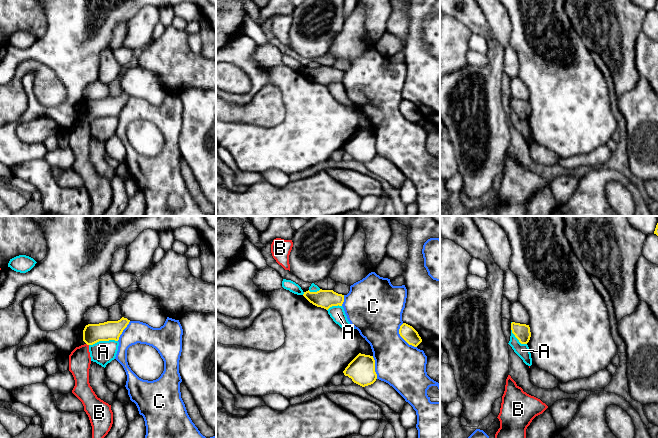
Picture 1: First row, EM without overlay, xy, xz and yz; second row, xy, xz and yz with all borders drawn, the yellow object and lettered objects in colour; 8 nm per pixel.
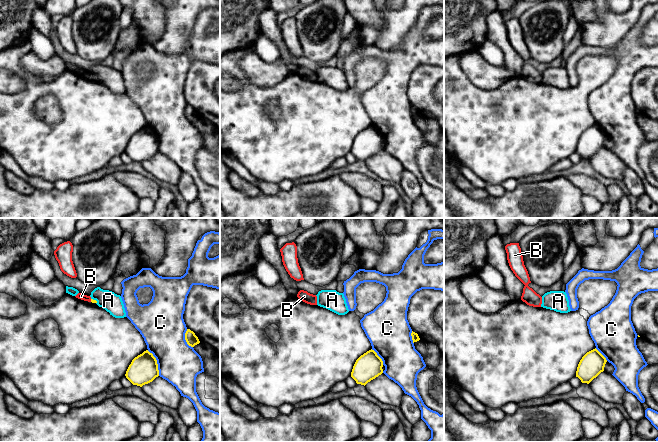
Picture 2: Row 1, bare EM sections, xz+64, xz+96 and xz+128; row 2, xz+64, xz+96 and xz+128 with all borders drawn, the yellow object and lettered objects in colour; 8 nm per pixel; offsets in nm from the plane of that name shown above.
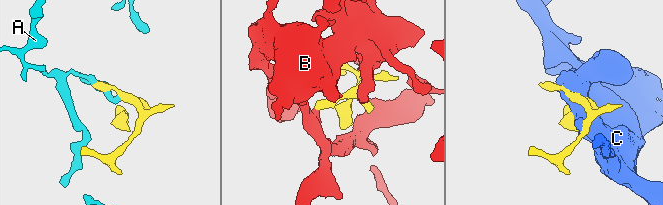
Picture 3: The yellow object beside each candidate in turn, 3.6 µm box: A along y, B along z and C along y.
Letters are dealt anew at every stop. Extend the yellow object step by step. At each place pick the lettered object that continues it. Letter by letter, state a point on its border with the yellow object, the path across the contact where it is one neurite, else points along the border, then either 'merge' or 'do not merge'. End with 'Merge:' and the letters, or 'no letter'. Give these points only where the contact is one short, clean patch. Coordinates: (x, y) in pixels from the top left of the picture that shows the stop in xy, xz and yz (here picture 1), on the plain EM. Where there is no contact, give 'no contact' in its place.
A: contact xy (103, 116); border xy (117, 116), (99, 116), (89, 121); do not merge
B: contact xy (87, 120); border xy (86, 119), (88, 121); do not merge
C: contact xz (402, 113); do not merge
Merge: no letter

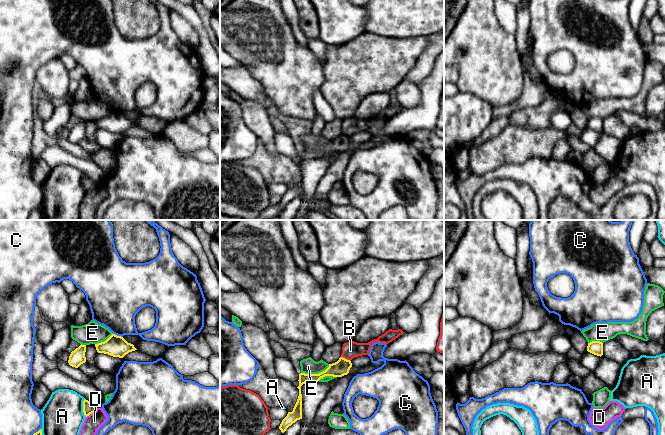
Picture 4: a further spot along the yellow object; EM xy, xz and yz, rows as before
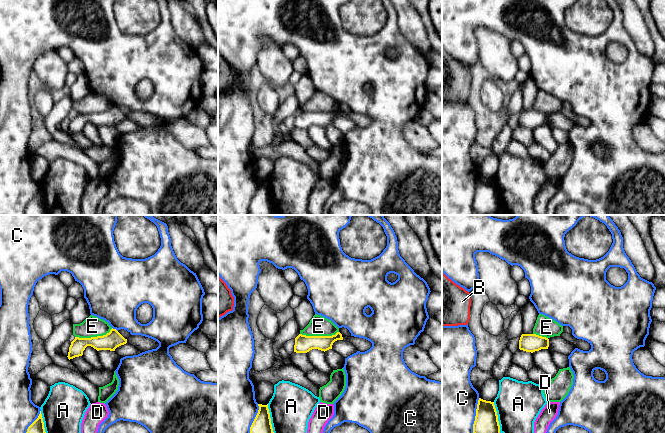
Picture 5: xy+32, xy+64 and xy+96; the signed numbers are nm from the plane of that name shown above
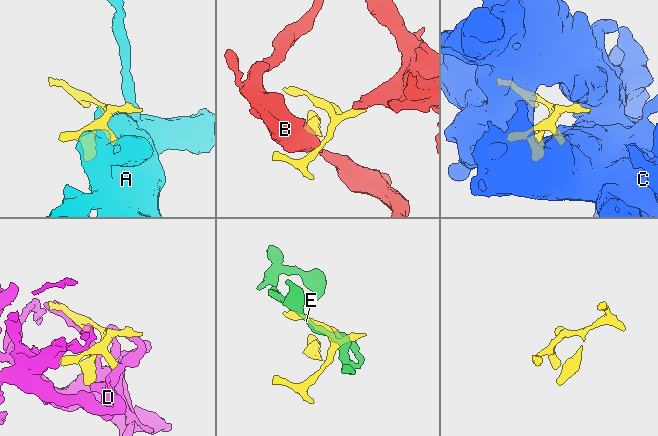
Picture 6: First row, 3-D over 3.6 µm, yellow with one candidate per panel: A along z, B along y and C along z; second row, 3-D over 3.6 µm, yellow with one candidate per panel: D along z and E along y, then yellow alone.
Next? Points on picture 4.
A: contact xy (83, 184); do not merge
B: contact xz (346, 135); border xz (341, 132), (350, 137); do not merge
C: contact xy (118, 112); do not merge
D: contact xy (91, 189); do not merge
E: contact xz (315, 150); border xz (329, 140), (318, 149), (301, 149); do not merge
Merge: no letter

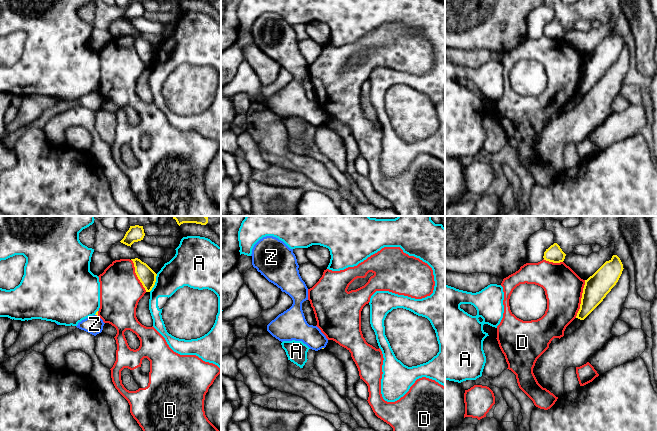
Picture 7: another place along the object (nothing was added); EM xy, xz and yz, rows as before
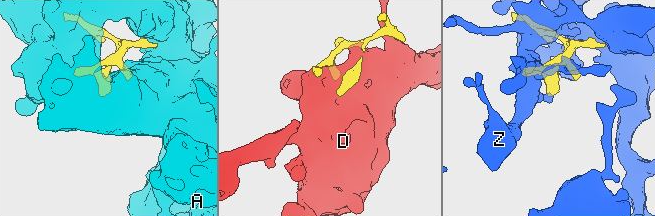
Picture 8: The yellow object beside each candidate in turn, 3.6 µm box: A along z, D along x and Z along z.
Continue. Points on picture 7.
A: contact xy (154, 59); do not merge
D: contact yz (581, 75); do not merge
Z: contact xy (96, 90); do not merge
Merge: no letter

